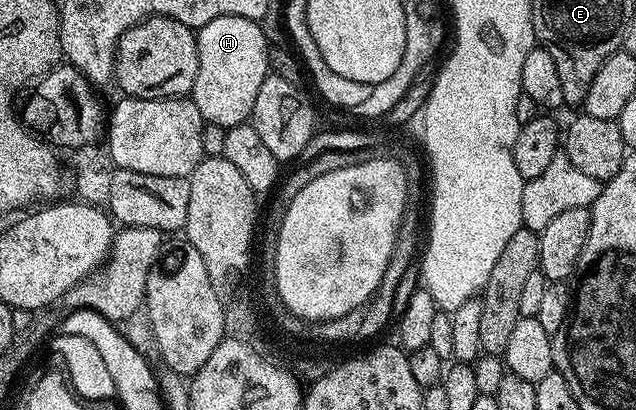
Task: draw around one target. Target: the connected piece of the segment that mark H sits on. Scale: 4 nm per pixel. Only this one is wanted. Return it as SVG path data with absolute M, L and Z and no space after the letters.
M215 17L215 21L207 21L196 32L197 36L197 72L195 85L191 92L193 103L199 109L206 124L214 123L224 129L246 122L252 116L255 97L259 95L259 85L263 85L269 70L269 48L271 40L265 36L262 24L247 17Z

